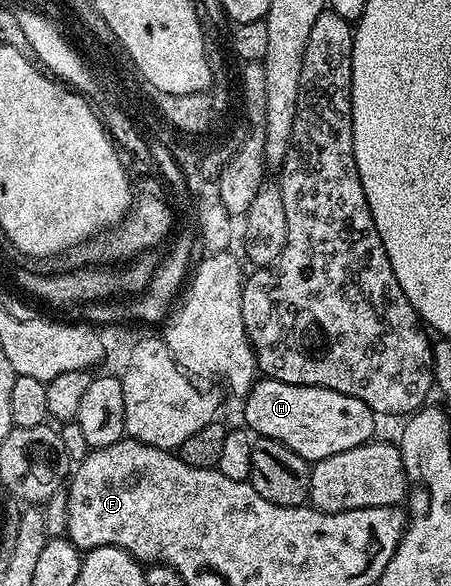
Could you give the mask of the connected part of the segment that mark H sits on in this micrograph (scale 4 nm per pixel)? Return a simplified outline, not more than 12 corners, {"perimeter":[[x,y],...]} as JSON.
{"perimeter":[[267,377],[249,432],[309,461],[359,449],[376,412],[358,397]]}

